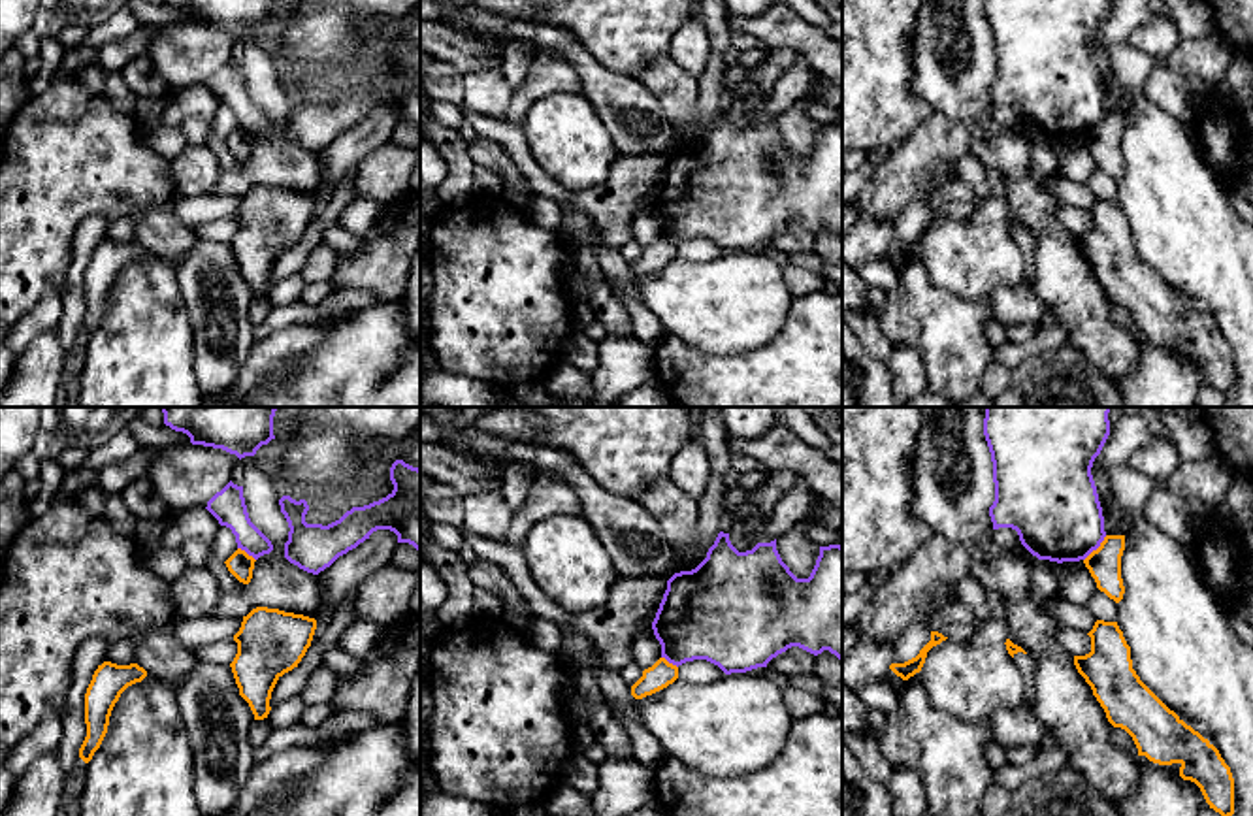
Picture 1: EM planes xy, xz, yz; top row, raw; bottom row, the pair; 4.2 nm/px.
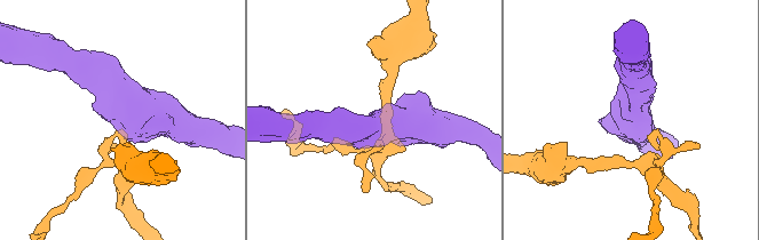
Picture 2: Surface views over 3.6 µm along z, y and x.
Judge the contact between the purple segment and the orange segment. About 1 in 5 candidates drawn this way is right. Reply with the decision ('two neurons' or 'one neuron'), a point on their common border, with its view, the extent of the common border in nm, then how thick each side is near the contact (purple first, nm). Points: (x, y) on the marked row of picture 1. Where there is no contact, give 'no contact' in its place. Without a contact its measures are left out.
two neurons; contact yz (1095, 549); length 150 nm; calibres 380 and 140 nm

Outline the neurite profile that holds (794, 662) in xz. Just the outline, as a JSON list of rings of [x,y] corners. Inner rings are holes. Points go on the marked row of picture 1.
[[[791,646],[786,652],[773,658],[767,667],[786,677],[814,675],[816,656]]]

